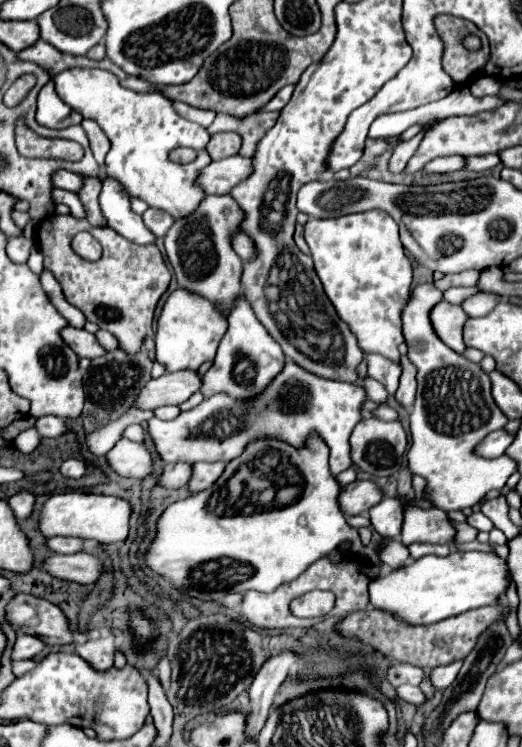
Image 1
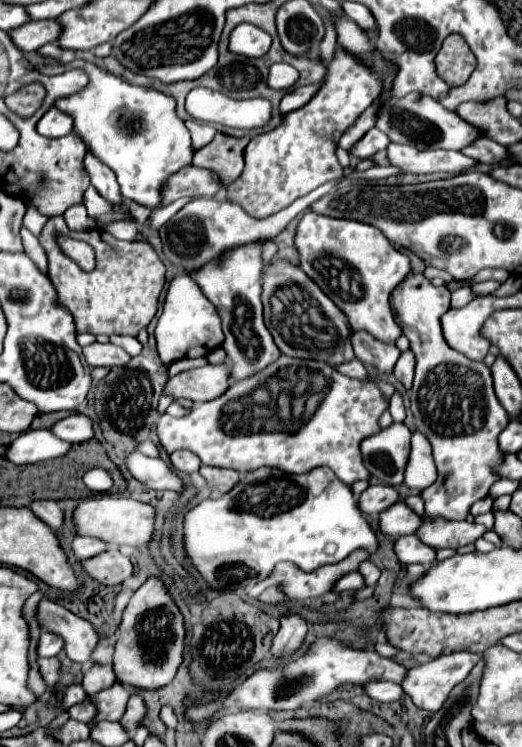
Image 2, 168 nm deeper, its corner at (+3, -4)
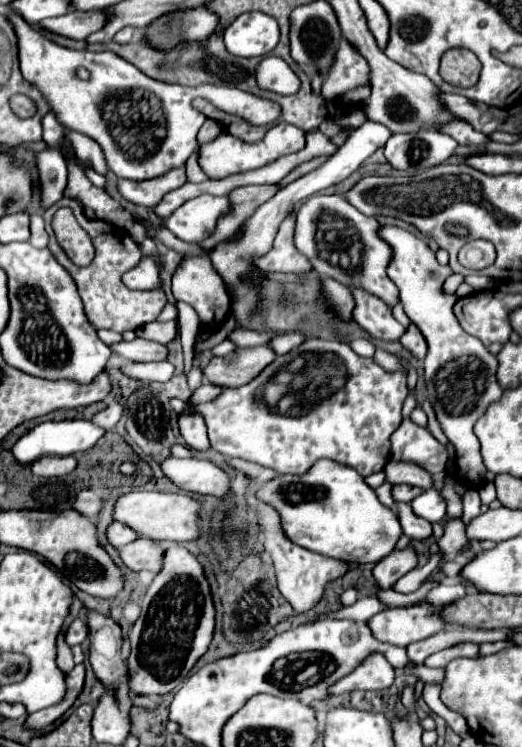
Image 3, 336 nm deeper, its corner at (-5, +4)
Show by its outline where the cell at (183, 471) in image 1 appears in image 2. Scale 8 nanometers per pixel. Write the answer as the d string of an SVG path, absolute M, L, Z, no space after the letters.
M179 450L179 452L173 452L171 456L171 464L177 472L185 472L185 474L195 474L201 466L201 460L189 452L189 450Z

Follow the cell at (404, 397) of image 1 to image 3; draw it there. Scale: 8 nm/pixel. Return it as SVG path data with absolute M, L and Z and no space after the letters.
M411 322L409 328L405 330L405 334L401 336L401 344L403 344L407 350L411 350L411 354L417 356L419 360L423 360L425 354L427 354L425 336L419 332L419 328L417 328L413 322Z

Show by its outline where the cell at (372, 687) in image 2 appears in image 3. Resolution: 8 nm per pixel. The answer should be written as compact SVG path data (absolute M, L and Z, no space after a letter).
M381 654L367 656L349 676L343 676L343 680L337 680L333 688L329 688L329 696L337 696L343 692L353 690L381 690L389 688L395 680L395 672L391 664Z

